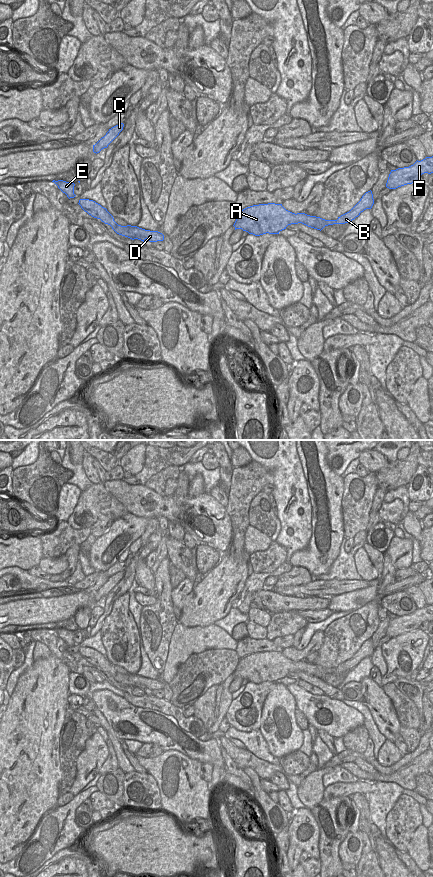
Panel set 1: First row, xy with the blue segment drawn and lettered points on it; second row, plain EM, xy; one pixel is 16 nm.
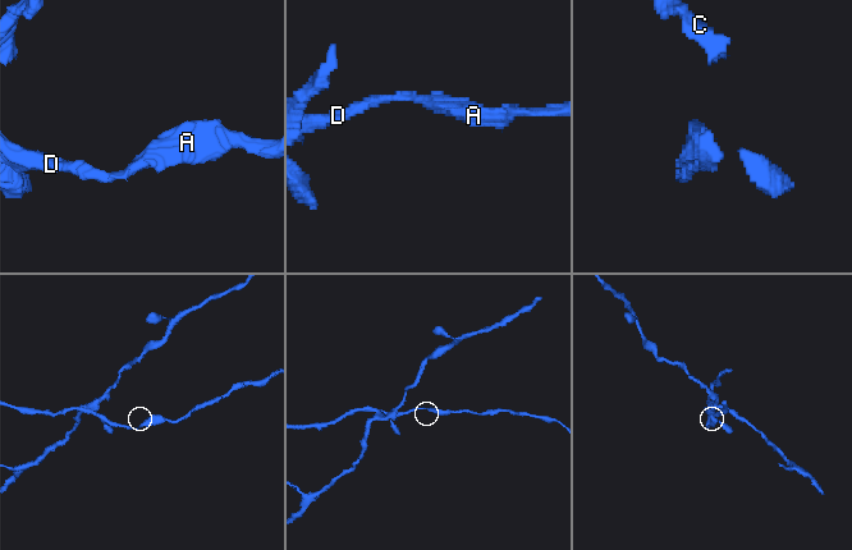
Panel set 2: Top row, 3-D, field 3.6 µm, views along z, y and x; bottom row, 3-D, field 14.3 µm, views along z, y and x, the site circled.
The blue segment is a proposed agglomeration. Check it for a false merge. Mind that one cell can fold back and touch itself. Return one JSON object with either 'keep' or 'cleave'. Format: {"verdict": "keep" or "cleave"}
{"verdict": "cleave"}

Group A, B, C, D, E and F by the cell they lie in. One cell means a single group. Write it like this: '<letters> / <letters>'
A B D F / C E

